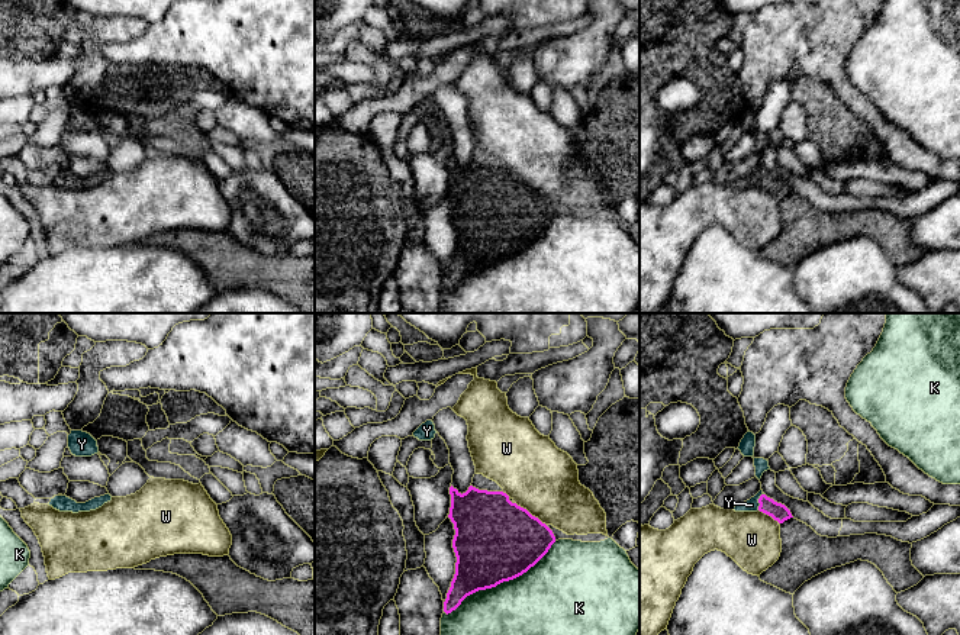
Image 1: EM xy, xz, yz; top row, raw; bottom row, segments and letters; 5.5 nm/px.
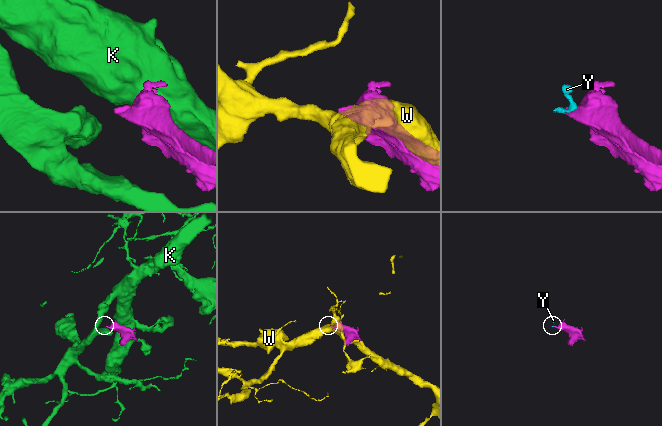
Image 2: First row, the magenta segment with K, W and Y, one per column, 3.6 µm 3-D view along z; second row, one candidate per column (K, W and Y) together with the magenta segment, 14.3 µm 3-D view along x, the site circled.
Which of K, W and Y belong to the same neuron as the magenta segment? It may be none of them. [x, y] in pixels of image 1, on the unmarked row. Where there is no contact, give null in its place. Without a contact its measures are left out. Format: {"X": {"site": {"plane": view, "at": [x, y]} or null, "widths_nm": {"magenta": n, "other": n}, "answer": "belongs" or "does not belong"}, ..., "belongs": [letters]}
{"K": {"site": {"plane": "xz", "at": [501, 257]}, "widths_nm": {"magenta": 460, "other": 480}, "answer": "does not belong"}, "W": {"site": {"plane": "xz", "at": [530, 189]}, "widths_nm": {"magenta": 460, "other": 380}, "answer": "does not belong"}, "Y": {"site": {"plane": "yz", "at": [759, 177]}, "widths_nm": {"magenta": 100, "other": 70}, "answer": "belongs"}, "belongs": ["Y"]}

